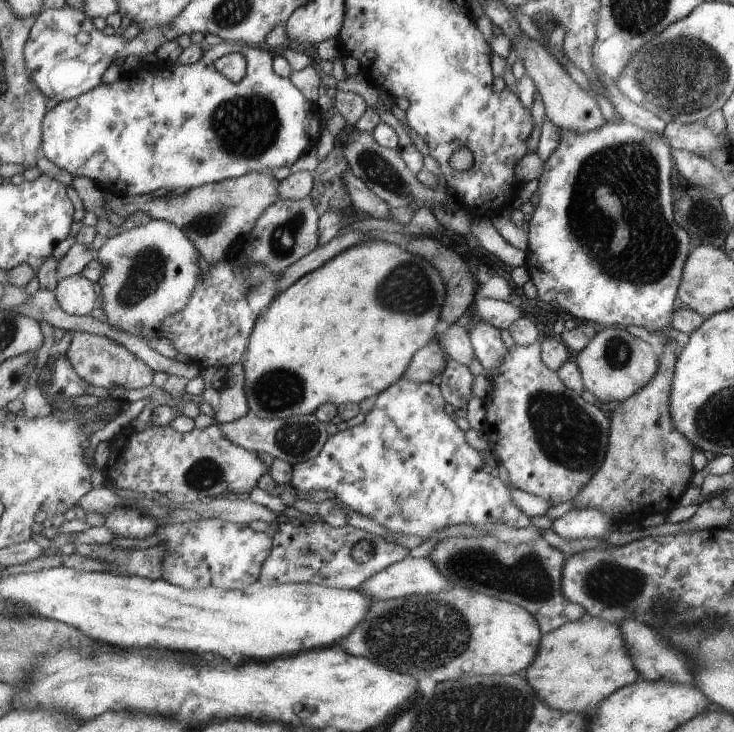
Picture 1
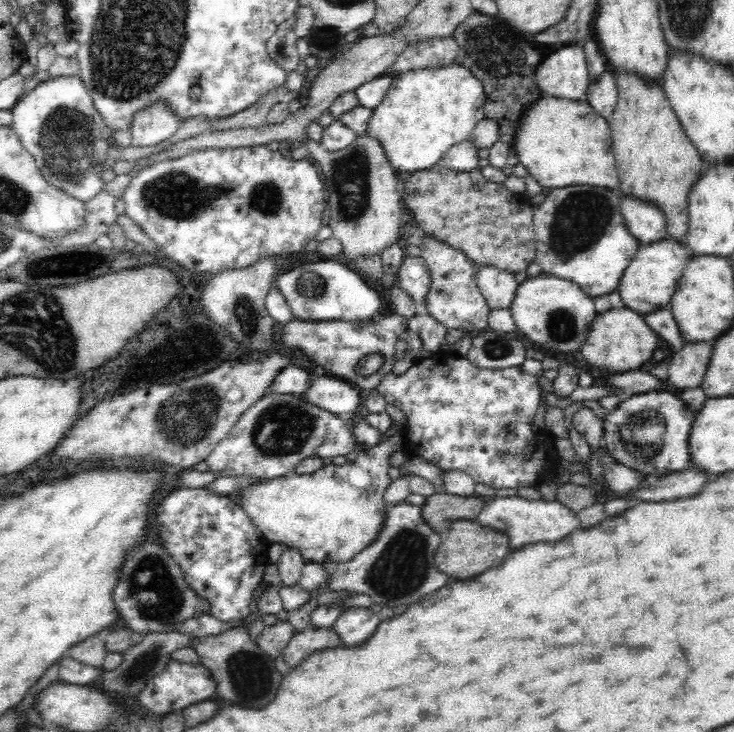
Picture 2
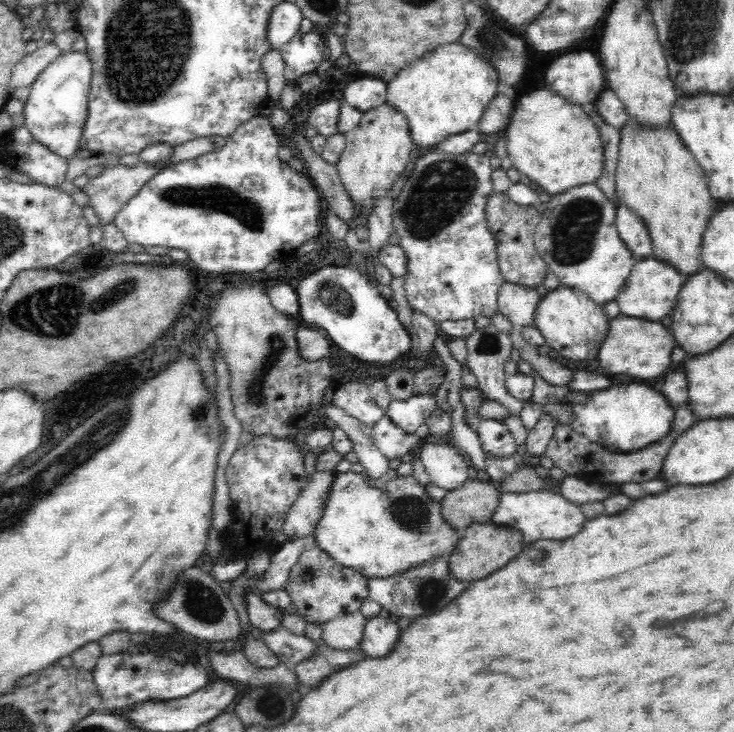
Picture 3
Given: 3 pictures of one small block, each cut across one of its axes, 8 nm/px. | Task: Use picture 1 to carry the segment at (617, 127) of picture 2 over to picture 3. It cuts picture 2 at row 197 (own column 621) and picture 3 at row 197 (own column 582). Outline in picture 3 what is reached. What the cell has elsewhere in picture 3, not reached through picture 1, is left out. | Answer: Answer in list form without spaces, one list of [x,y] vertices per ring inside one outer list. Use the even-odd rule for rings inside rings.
[[[626,118],[619,131],[620,142],[615,172],[616,194],[619,200],[627,204],[646,223],[652,240],[654,258],[671,264],[683,278],[698,273],[703,266],[700,259],[703,232],[716,208],[716,200],[709,193],[707,175],[696,162],[694,155],[685,148],[674,123],[666,123],[654,130],[641,130],[637,123],[632,123]]]

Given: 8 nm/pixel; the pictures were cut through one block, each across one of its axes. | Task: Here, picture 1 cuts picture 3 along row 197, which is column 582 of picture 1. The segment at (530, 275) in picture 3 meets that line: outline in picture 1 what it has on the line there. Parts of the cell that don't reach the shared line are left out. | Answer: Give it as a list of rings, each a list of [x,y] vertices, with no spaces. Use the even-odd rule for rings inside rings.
[[[669,339],[669,342],[665,344],[665,346],[661,346],[658,349],[658,357],[660,358],[660,368],[653,375],[652,382],[649,384],[645,384],[643,388],[639,392],[635,392],[629,396],[628,399],[622,400],[613,412],[610,414],[610,419],[612,420],[612,428],[609,431],[609,446],[607,450],[607,454],[604,456],[604,462],[601,463],[600,470],[596,472],[595,475],[589,480],[589,483],[585,484],[583,488],[575,496],[571,499],[571,509],[575,508],[575,510],[583,510],[583,508],[595,508],[595,510],[601,510],[601,512],[605,512],[605,514],[609,514],[609,516],[614,516],[613,520],[616,528],[620,526],[622,523],[630,524],[635,523],[637,525],[640,524],[641,520],[649,516],[649,514],[657,514],[657,513],[669,513],[674,507],[677,506],[679,502],[679,496],[683,494],[683,490],[687,490],[687,482],[689,482],[689,476],[691,476],[691,464],[689,464],[689,456],[693,454],[693,442],[688,440],[688,437],[685,437],[683,433],[680,432],[679,429],[674,425],[674,421],[672,418],[672,414],[670,413],[670,397],[672,396],[672,374],[674,371],[674,364],[676,361],[677,351],[679,350],[679,345],[675,343],[675,340]]]

